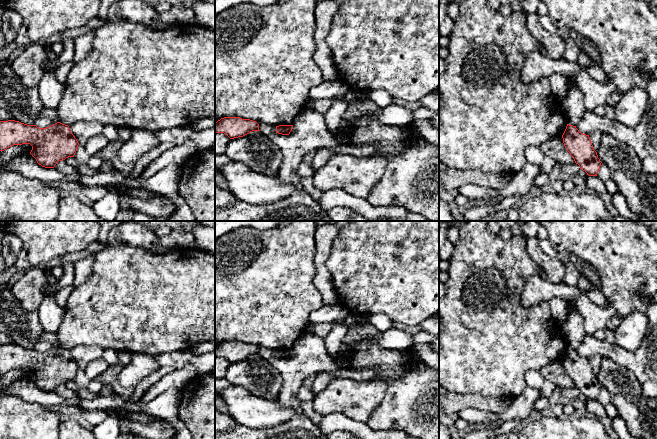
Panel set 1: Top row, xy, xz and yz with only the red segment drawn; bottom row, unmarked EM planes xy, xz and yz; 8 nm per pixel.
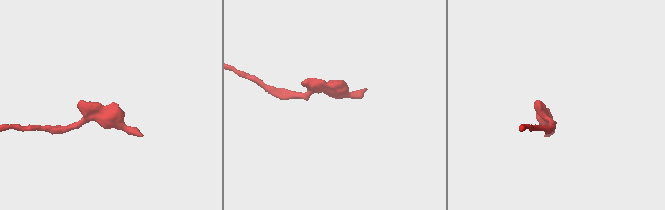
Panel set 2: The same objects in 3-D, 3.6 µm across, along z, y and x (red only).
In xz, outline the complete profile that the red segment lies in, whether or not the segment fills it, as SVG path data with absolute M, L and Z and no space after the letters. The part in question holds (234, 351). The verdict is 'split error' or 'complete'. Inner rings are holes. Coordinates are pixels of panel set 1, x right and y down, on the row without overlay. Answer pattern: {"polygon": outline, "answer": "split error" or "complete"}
{"polygon": "M224 341L215 347L215 356L224 357L230 363L243 361L252 355L260 355L259 348L240 341Z", "answer": "complete"}

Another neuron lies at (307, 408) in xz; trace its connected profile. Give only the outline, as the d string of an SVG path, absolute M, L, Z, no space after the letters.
M301 402L300 408L303 412L303 414L316 426L318 426L323 418L323 416L316 412L314 408L314 402Z

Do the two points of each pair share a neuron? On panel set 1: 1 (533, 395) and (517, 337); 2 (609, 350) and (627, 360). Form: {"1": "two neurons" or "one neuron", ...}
{"1": "two neurons", "2": "one neuron"}

